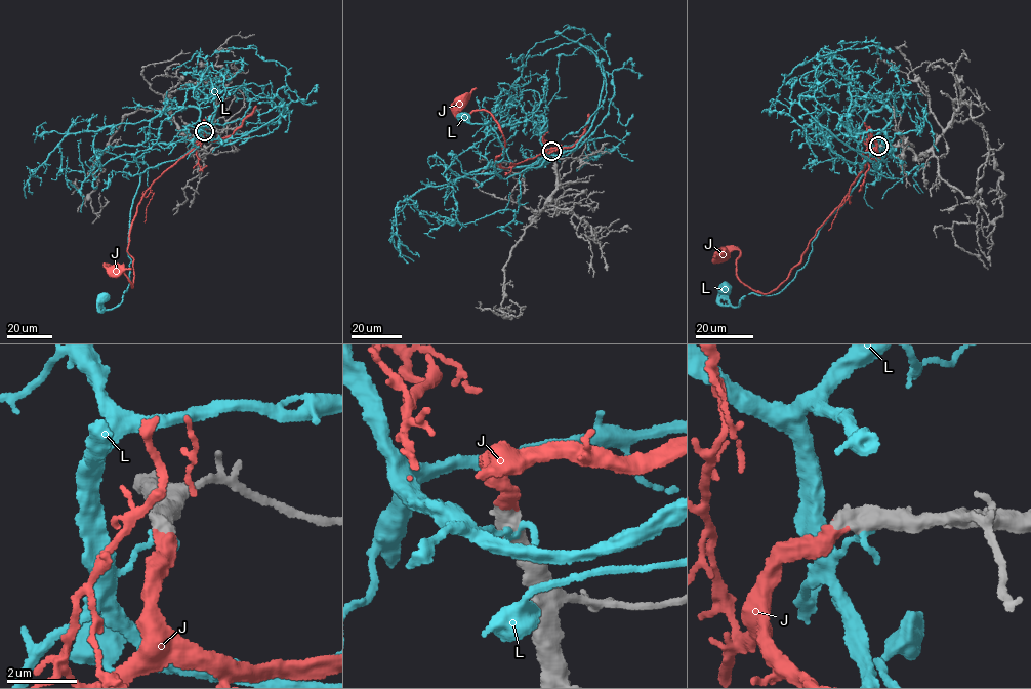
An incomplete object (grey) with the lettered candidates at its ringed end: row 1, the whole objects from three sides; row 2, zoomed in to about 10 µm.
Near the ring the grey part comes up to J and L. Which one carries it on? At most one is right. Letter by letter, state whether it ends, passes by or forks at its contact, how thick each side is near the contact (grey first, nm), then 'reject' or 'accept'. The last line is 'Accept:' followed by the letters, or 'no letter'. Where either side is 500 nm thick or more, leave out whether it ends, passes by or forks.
J: calibres 550 and 400 nm; accept
L: calibres 700 and 200 nm; reject
Accept: J

